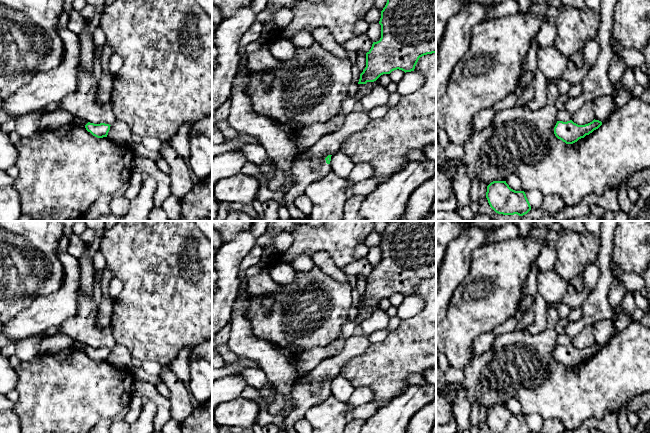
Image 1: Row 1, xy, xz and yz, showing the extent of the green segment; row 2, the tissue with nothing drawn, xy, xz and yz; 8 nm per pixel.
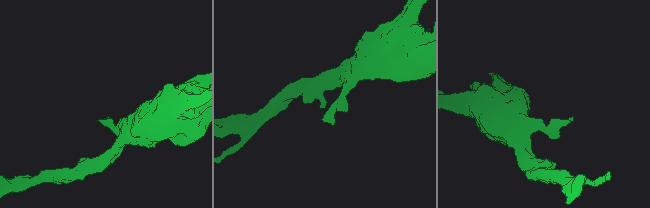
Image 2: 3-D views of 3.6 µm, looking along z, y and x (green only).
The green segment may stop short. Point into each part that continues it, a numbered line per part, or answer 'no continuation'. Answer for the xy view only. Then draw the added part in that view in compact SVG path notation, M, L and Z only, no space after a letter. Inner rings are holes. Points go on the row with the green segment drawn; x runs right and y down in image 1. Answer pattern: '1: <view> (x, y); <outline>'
no continuation

